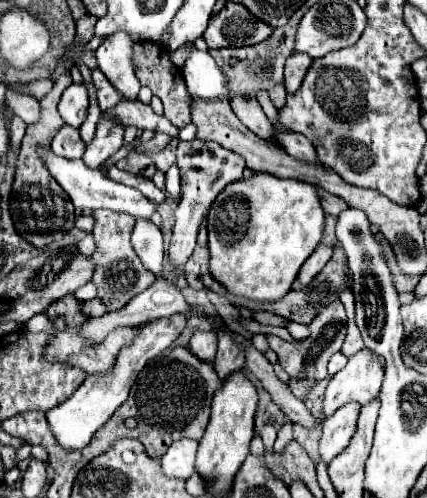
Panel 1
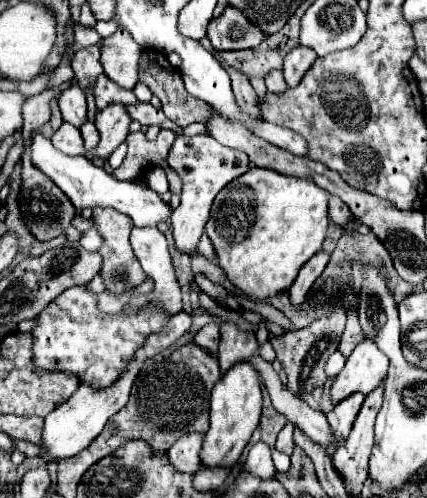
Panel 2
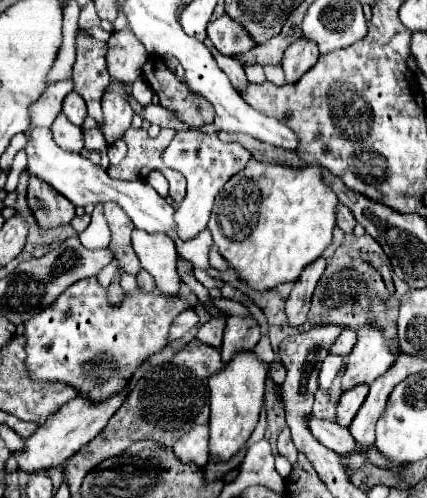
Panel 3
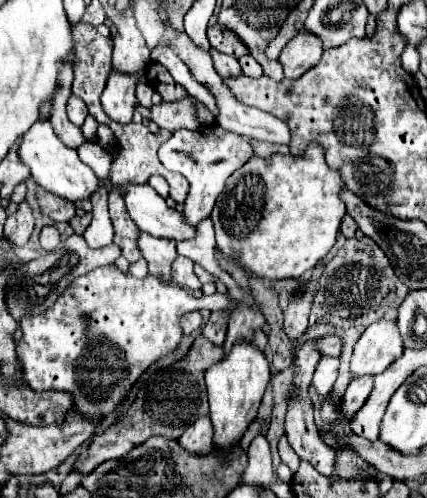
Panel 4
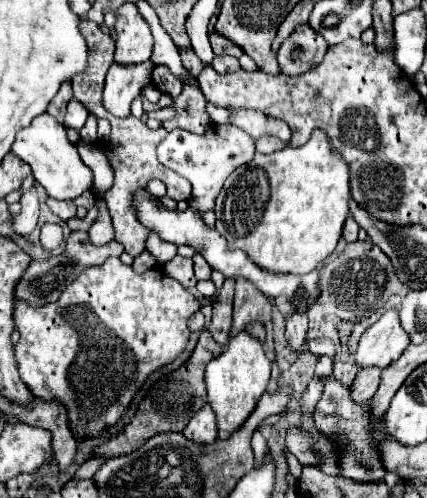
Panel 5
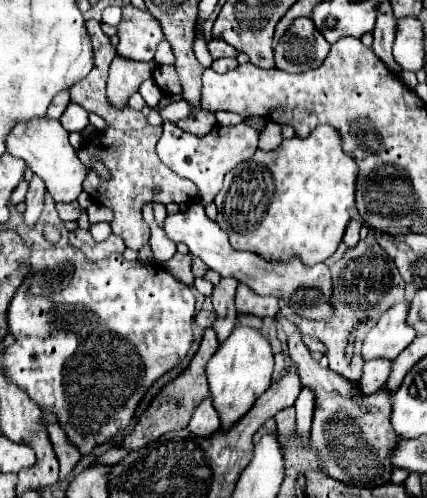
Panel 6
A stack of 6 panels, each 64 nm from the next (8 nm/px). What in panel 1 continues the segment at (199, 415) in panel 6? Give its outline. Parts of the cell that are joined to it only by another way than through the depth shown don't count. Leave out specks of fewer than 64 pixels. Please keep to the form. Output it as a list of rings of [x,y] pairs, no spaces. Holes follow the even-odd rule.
[[[194,440],[172,442],[168,452],[162,456],[162,472],[178,480],[188,480],[194,474],[196,450],[198,450],[198,442]]]

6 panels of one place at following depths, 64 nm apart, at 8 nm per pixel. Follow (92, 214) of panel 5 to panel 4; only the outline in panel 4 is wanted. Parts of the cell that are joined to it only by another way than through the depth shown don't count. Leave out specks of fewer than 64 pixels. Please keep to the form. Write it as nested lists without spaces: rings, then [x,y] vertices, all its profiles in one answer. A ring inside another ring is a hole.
[[[88,212],[86,215],[82,217],[75,216],[70,220],[69,224],[73,228],[74,232],[77,234],[83,234],[84,230],[86,230],[86,226],[88,226],[88,222],[92,220],[92,213]]]

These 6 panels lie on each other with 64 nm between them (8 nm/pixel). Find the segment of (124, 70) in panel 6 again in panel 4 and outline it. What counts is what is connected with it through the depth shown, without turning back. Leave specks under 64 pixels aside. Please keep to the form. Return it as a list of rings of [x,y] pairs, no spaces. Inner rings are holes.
[[[112,70],[108,84],[102,92],[102,108],[108,114],[110,120],[118,124],[128,124],[132,122],[134,114],[134,104],[136,104],[136,82],[144,76],[144,72],[138,74],[122,74]]]

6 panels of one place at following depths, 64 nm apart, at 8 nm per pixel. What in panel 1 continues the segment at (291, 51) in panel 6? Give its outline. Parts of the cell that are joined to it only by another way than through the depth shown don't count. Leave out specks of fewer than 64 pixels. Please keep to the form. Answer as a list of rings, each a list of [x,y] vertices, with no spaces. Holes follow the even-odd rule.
[[[294,52],[288,60],[286,60],[286,68],[284,68],[284,86],[286,86],[286,92],[292,94],[300,88],[308,68],[312,64],[312,58],[308,58],[308,54],[298,54]]]

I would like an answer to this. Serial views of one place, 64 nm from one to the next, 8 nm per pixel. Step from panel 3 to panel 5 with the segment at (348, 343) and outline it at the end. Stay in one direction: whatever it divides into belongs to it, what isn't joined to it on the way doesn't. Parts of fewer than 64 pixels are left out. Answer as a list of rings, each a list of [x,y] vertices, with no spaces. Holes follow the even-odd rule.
[[[316,338],[308,342],[308,350],[316,356],[336,356],[336,346],[328,338]]]

